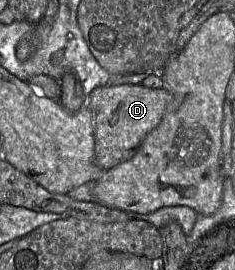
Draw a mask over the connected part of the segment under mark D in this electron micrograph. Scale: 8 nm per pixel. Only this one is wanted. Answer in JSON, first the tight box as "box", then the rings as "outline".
{"box":[85,84,170,170],"outline":[[[122,84],[93,89],[85,106],[92,116],[96,165],[108,170],[131,159],[147,134],[160,123],[169,101],[170,95],[163,87],[149,89],[141,84]]]}

